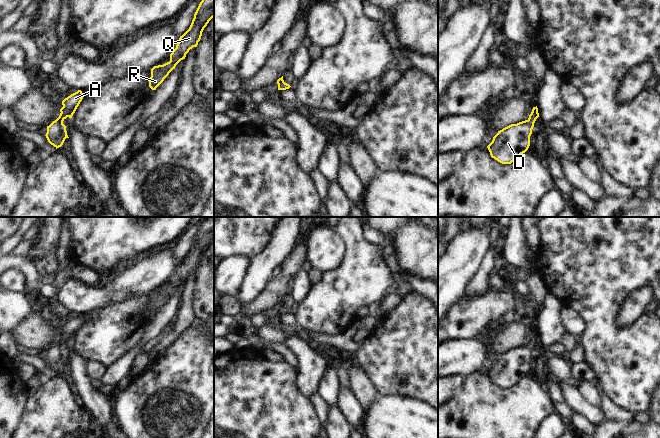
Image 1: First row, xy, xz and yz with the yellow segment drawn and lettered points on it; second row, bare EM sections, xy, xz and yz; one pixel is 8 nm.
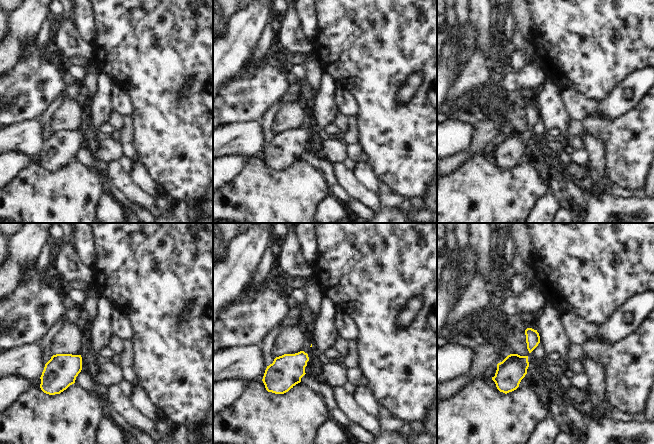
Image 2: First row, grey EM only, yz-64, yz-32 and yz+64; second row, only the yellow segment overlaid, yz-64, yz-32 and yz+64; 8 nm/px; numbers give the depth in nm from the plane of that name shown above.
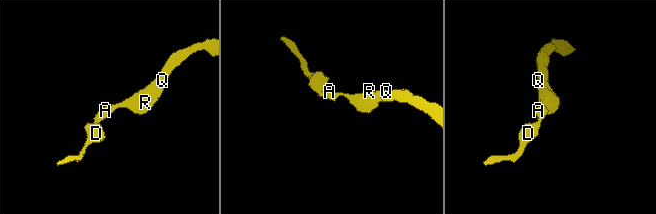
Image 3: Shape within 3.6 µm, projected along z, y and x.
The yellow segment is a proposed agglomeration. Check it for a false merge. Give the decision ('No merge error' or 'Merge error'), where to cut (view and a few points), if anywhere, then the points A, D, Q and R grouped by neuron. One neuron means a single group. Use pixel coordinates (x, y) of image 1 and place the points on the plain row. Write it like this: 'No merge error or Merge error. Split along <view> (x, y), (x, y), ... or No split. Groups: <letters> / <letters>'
No merge error. No split. Groups: A D Q R

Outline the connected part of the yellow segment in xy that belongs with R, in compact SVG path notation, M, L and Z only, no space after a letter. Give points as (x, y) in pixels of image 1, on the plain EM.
M205 217L204 222L200 226L192 244L189 253L179 262L176 272L170 278L170 285L154 290L151 293L151 301L149 303L149 311L152 314L164 305L169 297L175 293L176 289L183 283L193 271L197 271L201 263L202 256L209 245L214 241L214 217Z

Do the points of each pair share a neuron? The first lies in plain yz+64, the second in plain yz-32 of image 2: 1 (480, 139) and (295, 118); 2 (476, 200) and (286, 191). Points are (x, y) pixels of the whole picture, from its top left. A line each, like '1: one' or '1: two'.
1: one
2: one

